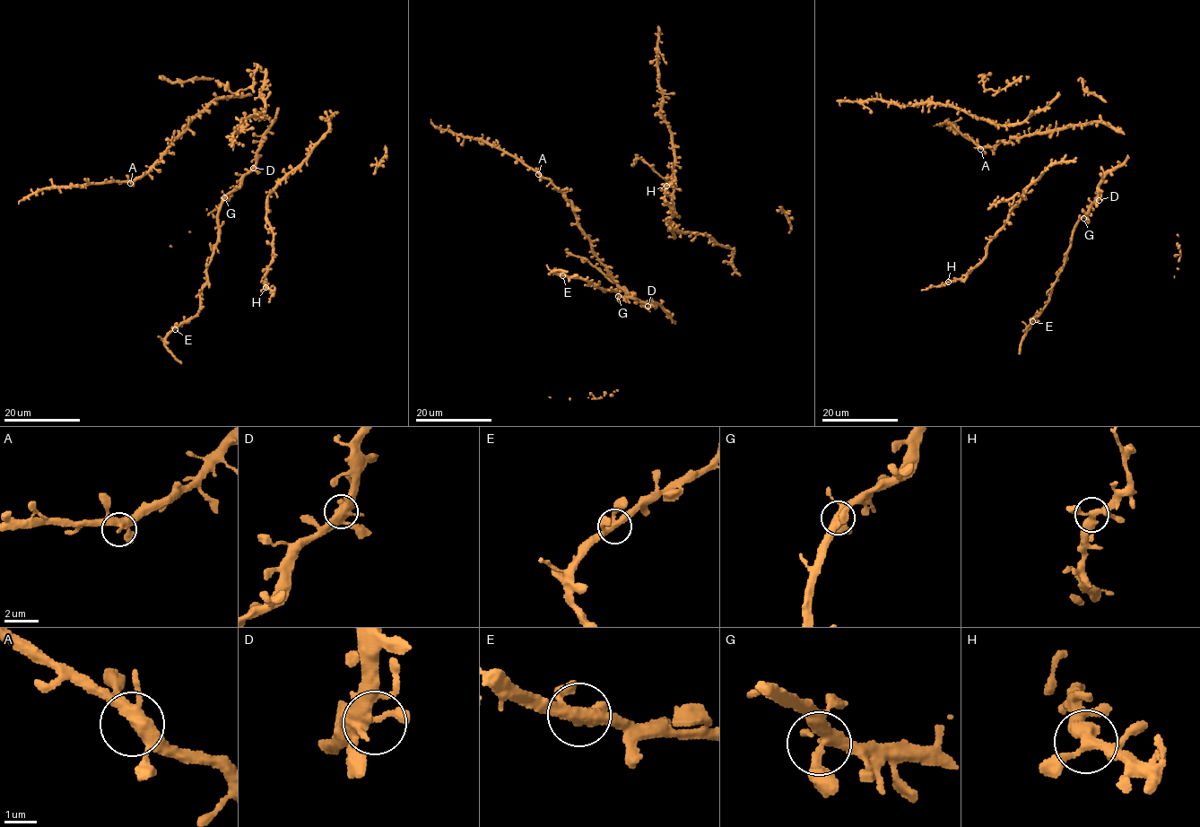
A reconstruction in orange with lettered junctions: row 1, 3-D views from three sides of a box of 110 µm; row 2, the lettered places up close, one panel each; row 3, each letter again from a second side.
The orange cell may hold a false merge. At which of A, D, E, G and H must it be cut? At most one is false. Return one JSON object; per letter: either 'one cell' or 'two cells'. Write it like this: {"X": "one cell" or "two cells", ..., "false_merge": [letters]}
{"A": "one cell", "D": "one cell", "E": "one cell", "G": "one cell", "H": "one cell", "false_merge": []}

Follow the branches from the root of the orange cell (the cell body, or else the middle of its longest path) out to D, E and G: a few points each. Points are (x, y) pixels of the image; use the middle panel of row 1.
D: (673, 320), (660, 305), (653, 302), (647, 306)
E: (673, 320), (660, 305), (653, 302), (651, 306), (612, 290), (588, 285), (580, 278), (562, 275)
G: (673, 320), (660, 305), (653, 302), (651, 306), (618, 296)

